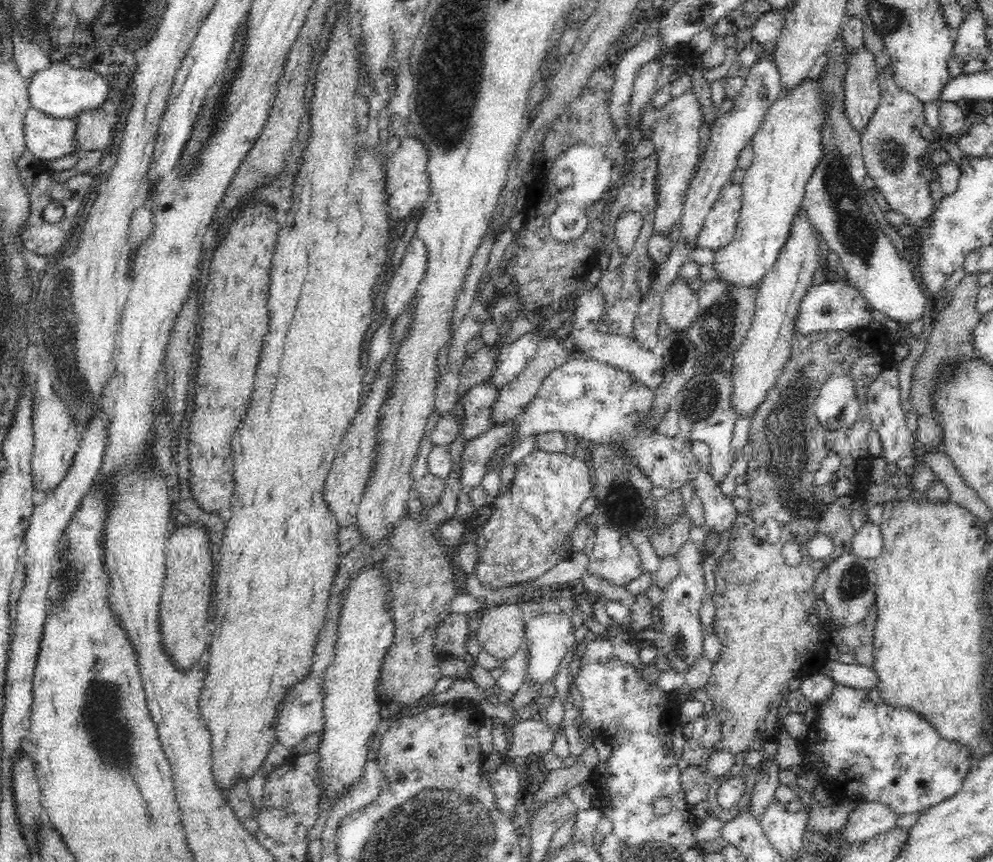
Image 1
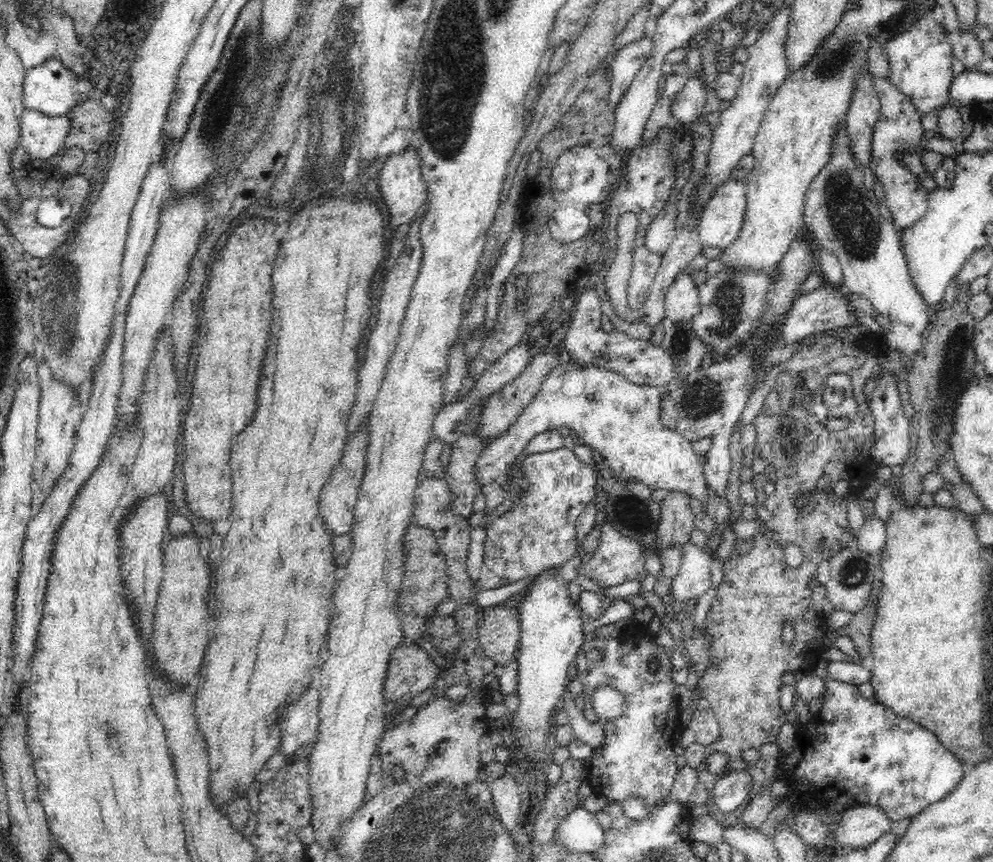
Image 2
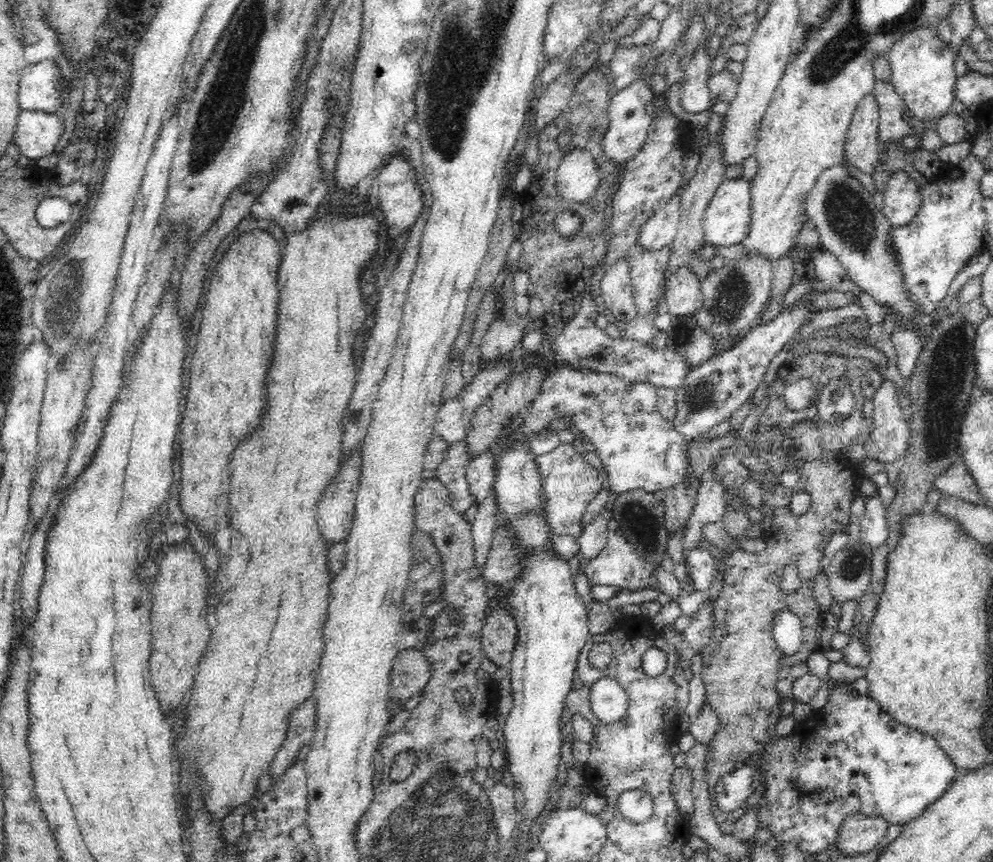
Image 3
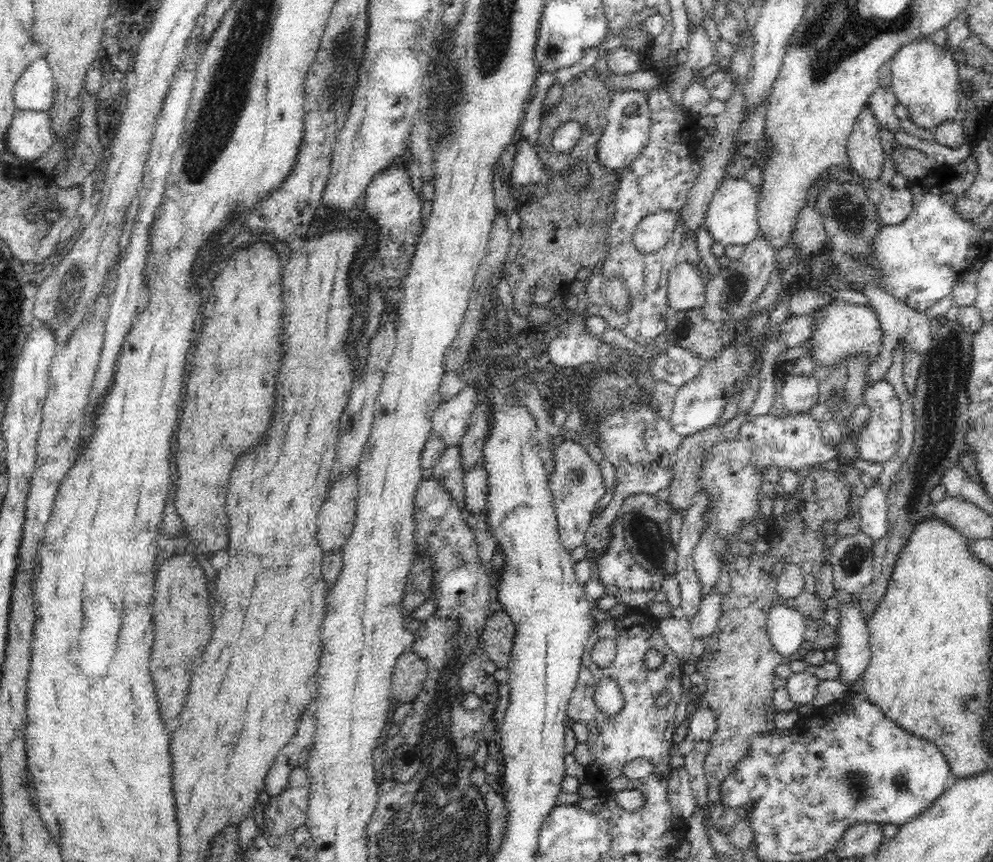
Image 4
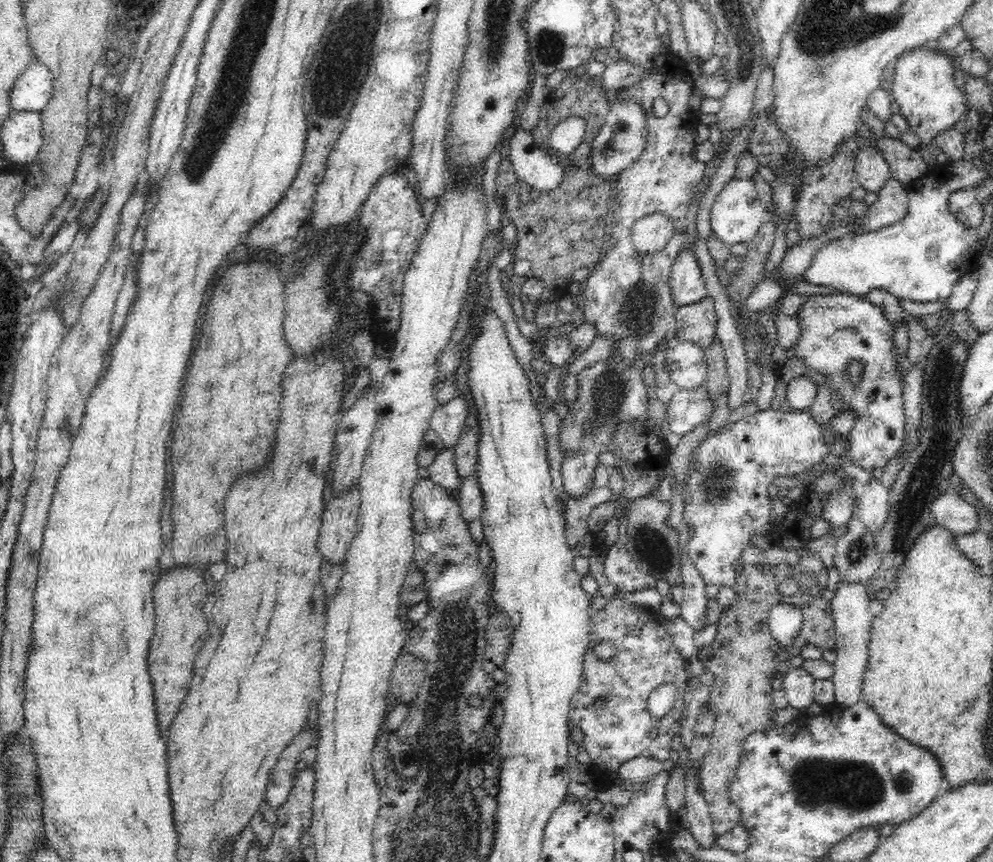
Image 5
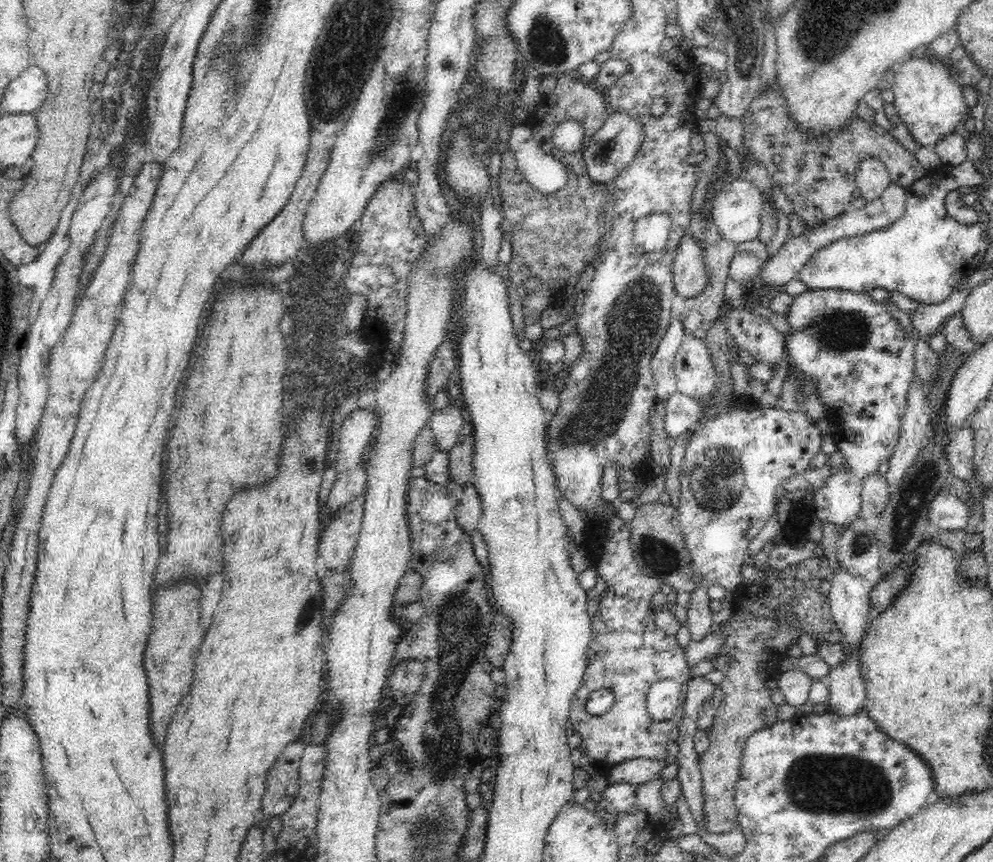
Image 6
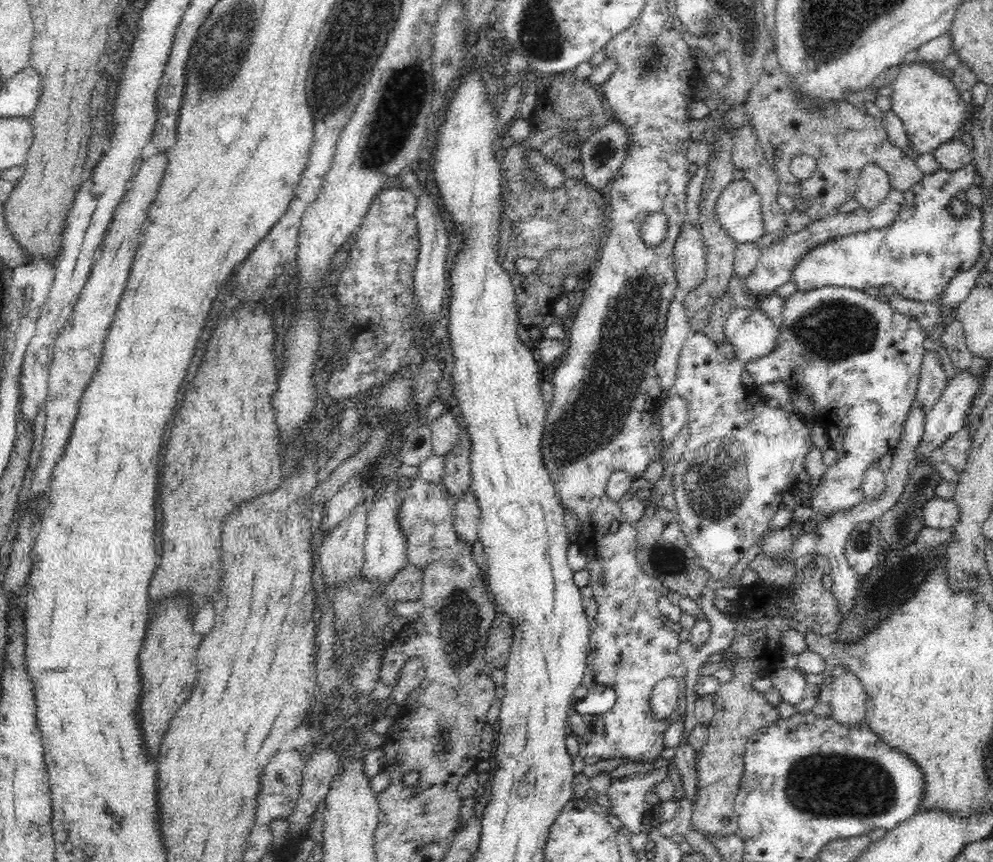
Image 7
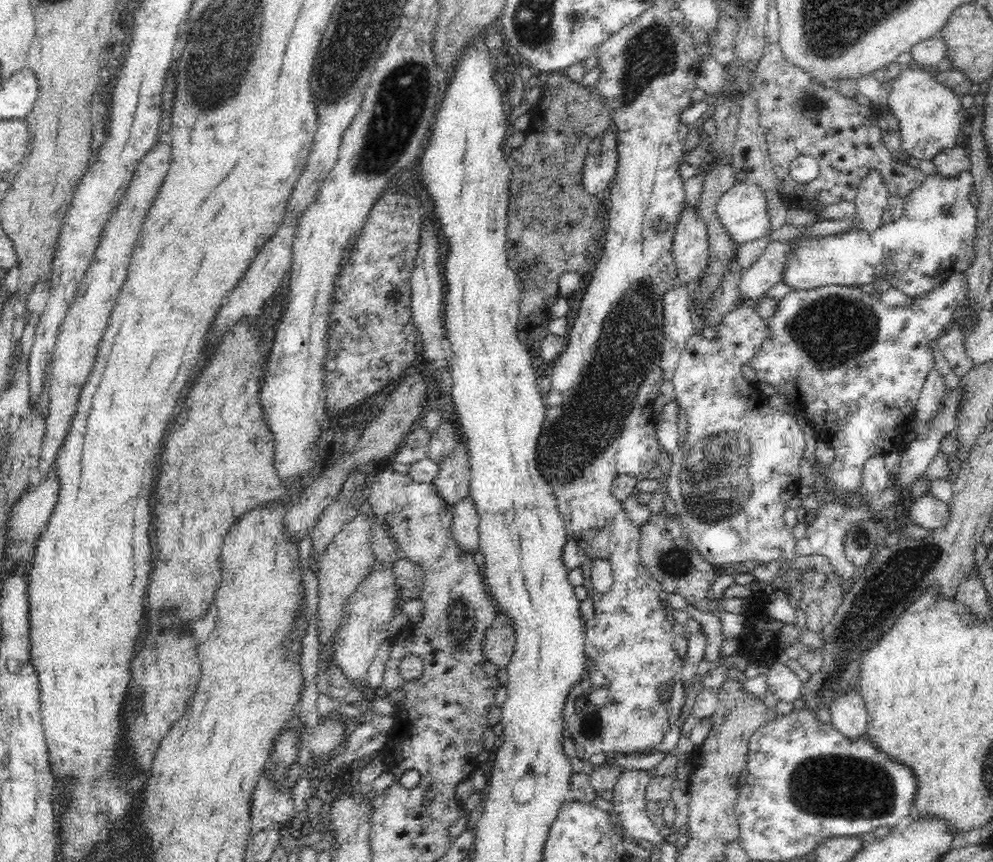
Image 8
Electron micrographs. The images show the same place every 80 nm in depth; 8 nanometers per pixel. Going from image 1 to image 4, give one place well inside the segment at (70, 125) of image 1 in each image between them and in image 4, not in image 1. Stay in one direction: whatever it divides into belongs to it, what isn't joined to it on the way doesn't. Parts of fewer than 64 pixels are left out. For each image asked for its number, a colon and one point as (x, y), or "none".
2: (42, 136)
3: (37, 133)
4: (29, 136)

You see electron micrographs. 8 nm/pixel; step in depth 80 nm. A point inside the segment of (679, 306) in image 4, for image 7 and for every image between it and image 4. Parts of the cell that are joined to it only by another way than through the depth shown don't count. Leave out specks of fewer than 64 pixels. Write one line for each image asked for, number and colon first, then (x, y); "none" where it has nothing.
5: (688, 287)
6: (690, 276)
7: (689, 252)

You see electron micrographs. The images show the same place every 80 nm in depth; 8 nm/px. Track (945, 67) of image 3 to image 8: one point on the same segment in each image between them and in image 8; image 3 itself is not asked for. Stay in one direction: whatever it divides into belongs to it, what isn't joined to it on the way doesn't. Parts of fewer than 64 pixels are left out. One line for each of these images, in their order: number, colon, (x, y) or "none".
4: (924, 76)
5: (926, 85)
6: (930, 102)
7: (931, 108)
8: (930, 115)

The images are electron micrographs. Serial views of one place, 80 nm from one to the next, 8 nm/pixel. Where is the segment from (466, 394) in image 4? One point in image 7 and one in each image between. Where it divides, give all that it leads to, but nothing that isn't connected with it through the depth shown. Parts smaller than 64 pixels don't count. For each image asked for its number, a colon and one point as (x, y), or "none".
5: (448, 420)
6: (445, 425)
7: (445, 430)

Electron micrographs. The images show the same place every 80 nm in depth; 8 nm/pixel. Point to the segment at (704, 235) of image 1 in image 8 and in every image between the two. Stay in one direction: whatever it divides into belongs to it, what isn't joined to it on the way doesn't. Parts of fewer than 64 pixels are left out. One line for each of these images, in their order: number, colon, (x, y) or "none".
2: (720, 223)
3: (726, 221)
4: (732, 217)
5: (736, 215)
6: (737, 208)
7: (738, 209)
8: (743, 210)

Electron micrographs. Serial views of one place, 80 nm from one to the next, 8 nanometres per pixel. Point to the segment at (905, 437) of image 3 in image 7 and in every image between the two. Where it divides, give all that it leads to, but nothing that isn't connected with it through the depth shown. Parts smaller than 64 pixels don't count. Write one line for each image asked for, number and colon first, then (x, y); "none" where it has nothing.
4: (879, 438)
5: (837, 329)
6: (863, 361)
7: (858, 361)

